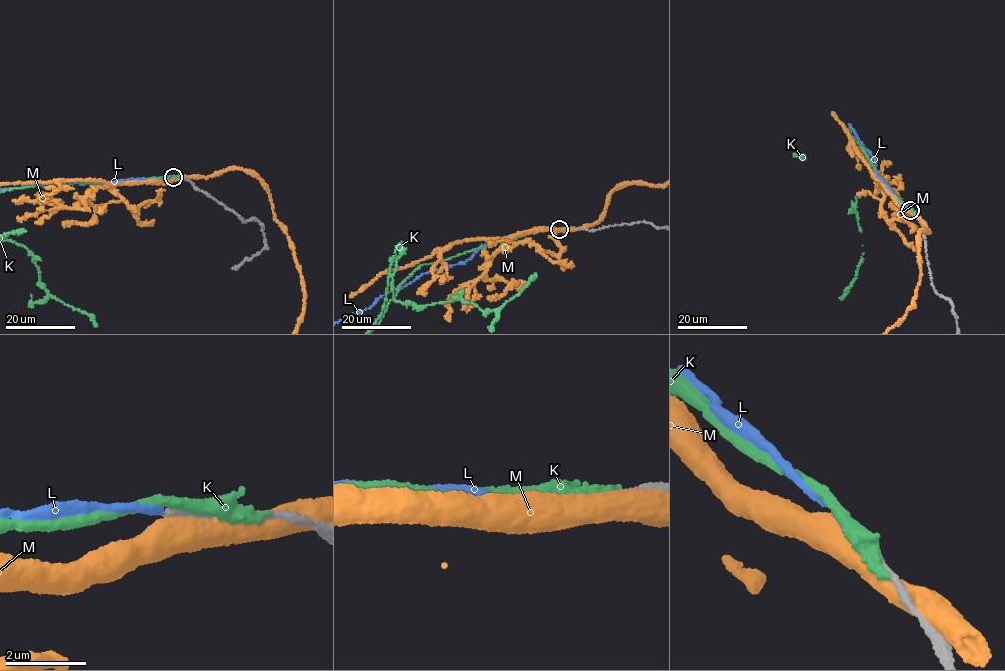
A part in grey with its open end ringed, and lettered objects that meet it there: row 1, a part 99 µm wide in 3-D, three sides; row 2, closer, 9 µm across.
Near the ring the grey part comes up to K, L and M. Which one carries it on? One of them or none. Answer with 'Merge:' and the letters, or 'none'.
Merge: L

